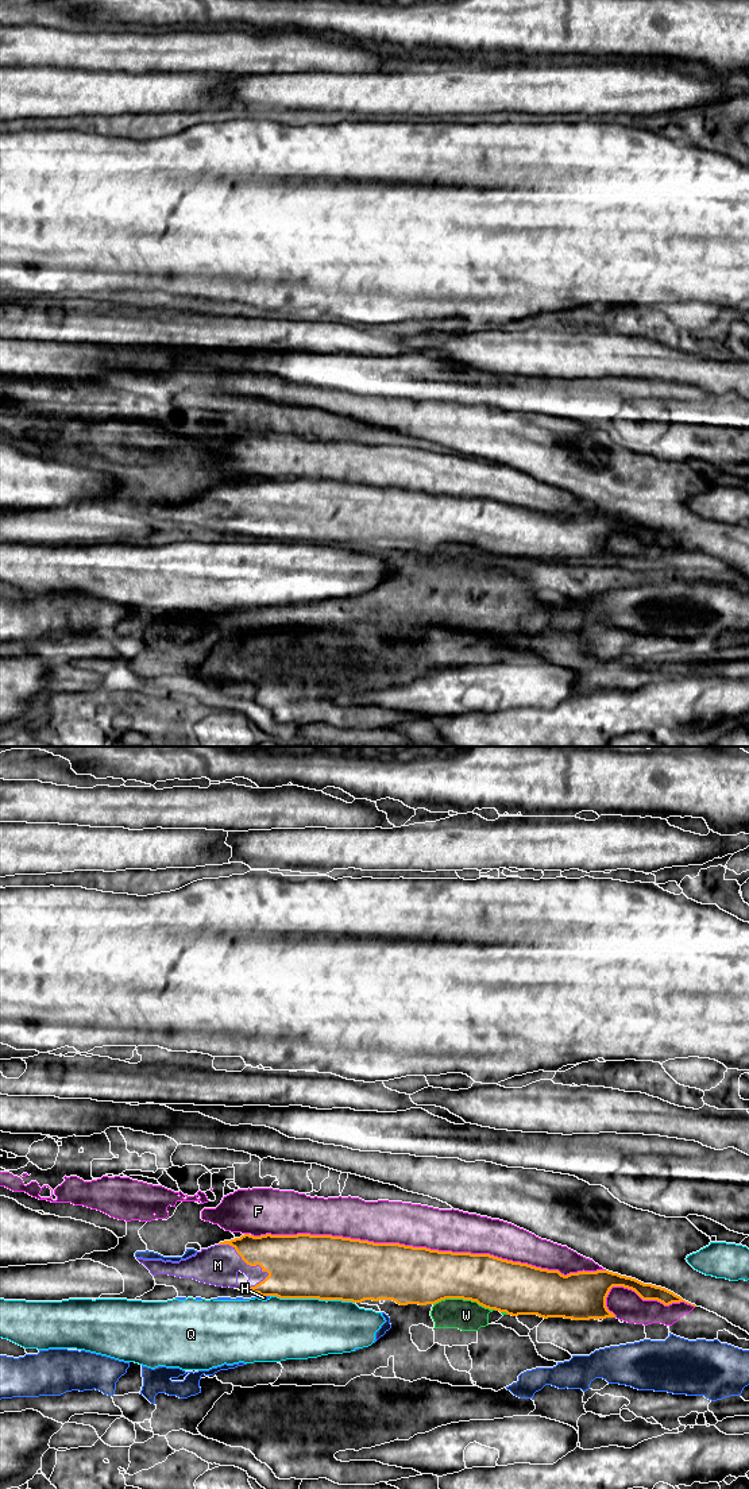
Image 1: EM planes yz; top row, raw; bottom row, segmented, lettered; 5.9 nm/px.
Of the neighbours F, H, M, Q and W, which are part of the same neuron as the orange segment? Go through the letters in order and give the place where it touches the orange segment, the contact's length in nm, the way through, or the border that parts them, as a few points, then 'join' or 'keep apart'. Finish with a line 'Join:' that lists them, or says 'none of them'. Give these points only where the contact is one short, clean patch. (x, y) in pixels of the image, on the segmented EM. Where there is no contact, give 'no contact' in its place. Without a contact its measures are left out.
F: yz (428, 1249) | 2100 nm | keep apart
H: yz (265, 1295) | 60 nm | keep apart
M: yz (243, 1260) | 360 nm | join
Q: yz (312, 1297) | 500 nm | keep apart
W: yz (464, 1299) | 380 nm | keep apart
Join: M

